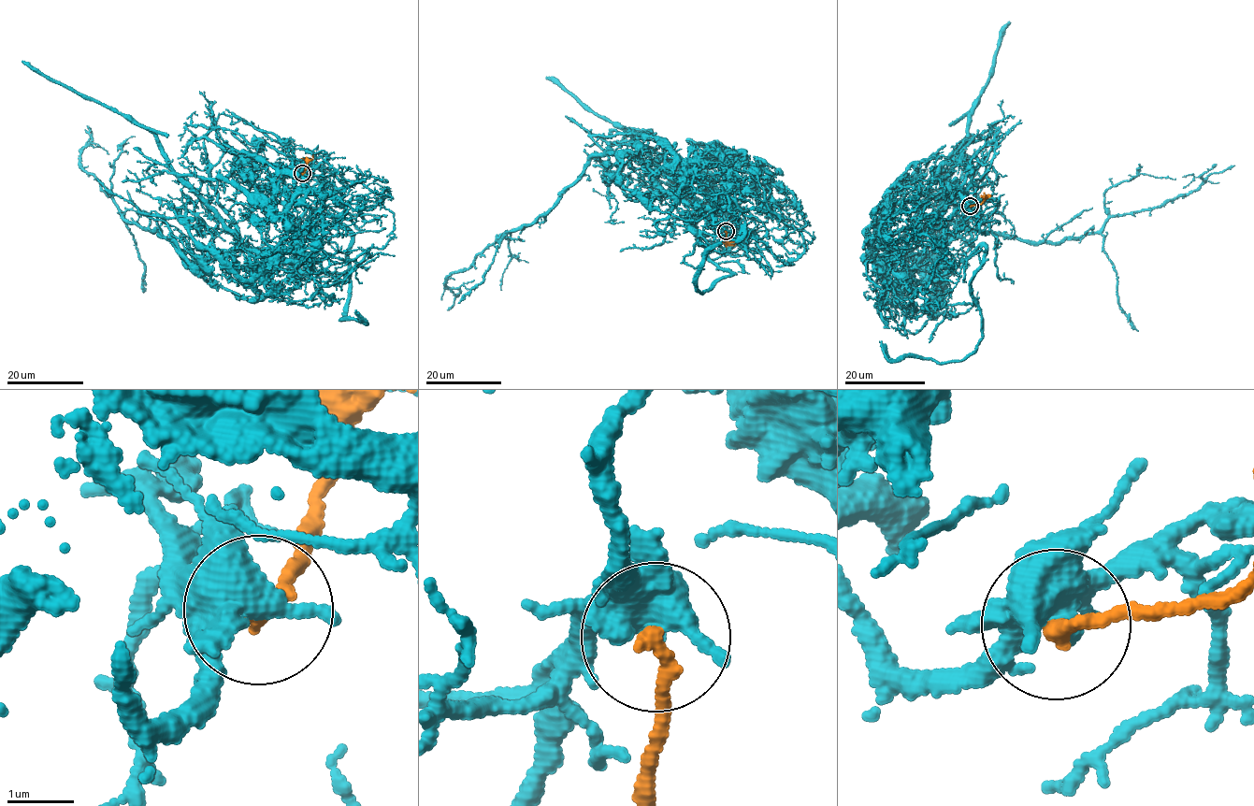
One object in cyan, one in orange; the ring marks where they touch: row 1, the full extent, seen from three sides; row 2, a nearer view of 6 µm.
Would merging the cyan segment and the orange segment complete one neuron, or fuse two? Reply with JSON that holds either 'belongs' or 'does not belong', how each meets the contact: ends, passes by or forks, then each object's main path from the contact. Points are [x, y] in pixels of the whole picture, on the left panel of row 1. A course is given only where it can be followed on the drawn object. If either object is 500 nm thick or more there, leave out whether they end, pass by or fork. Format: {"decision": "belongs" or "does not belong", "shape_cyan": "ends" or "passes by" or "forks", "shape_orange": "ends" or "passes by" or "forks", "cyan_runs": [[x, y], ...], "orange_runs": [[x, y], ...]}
{"decision": "does not belong", "cyan_runs": [[302, 173], [286, 209], [304, 255], [198, 244], [186, 251], [161, 229], [123, 221], [85, 172], [87, 125]], "orange_runs": [[302, 173], [312, 154]]}

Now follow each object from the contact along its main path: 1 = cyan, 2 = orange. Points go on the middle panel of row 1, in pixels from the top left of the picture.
1: (726, 231), (733, 174), (722, 200), (699, 205), (593, 155), (533, 223), (448, 278), (447, 309)
2: (726, 231), (727, 242), (735, 243)

